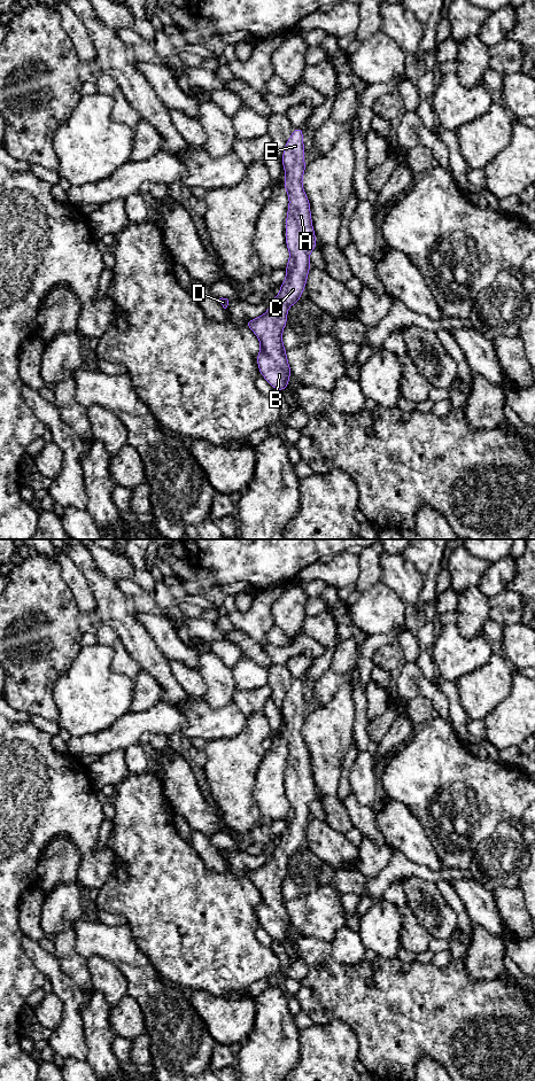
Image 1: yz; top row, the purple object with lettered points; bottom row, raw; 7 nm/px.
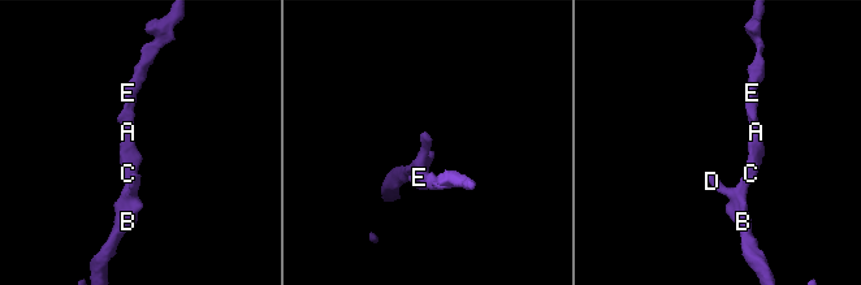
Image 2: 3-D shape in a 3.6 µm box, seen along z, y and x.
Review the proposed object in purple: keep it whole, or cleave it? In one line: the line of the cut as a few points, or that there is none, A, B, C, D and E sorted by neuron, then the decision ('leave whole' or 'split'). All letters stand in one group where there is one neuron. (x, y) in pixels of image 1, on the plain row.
no cut; A B C D E; leave whole

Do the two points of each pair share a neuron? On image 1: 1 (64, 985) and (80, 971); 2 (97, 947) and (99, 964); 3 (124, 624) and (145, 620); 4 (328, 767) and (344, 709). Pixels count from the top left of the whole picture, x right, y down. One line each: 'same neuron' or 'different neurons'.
1: different neurons
2: different neurons
3: different neurons
4: same neuron

